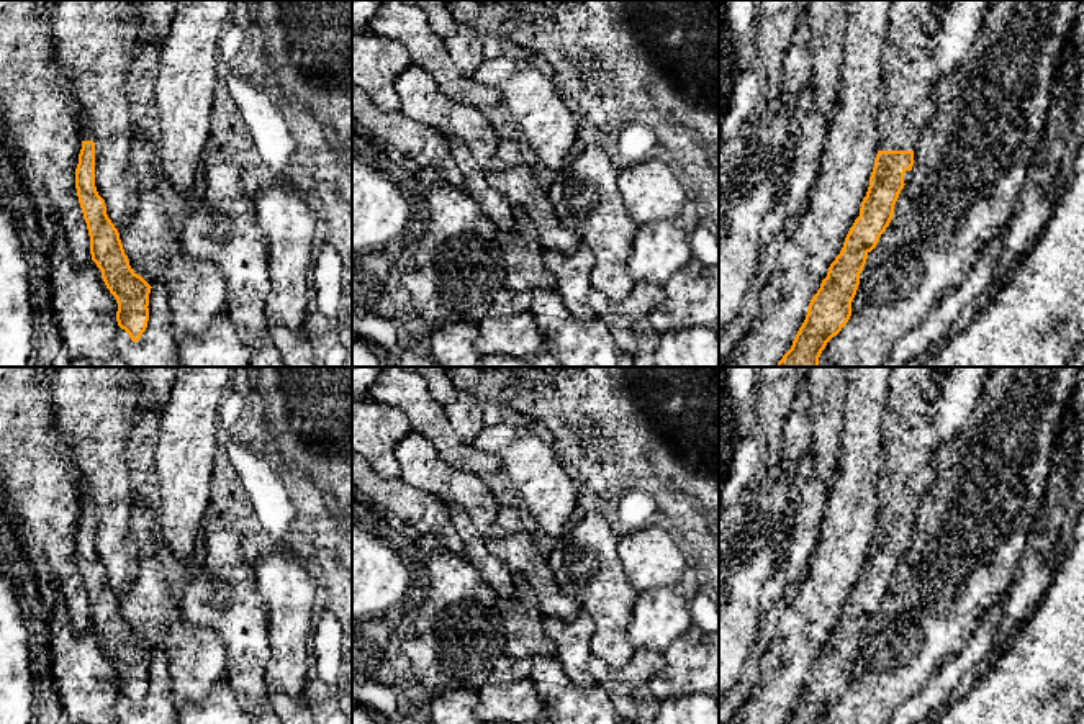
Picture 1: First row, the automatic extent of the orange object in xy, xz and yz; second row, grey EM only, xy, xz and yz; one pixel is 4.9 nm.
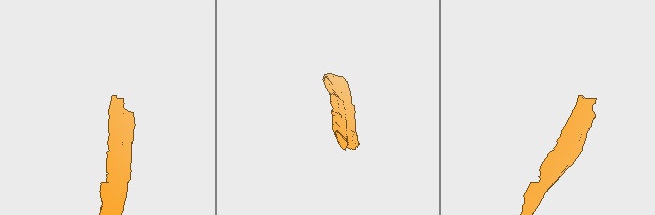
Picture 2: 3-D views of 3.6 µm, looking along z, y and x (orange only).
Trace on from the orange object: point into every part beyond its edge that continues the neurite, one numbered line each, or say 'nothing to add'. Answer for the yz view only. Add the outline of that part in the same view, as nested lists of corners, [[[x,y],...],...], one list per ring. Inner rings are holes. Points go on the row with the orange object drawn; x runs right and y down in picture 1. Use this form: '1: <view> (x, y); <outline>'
1: yz (921, 48); [[[894,0],[888,46],[884,51],[886,98],[878,111],[879,146],[878,151],[915,151],[920,131],[932,121],[935,113],[933,93],[940,77],[948,75],[971,49],[982,20],[992,0]]]

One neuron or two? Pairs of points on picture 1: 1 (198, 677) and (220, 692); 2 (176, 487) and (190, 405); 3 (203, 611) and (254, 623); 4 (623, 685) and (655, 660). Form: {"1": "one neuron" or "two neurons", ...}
{"1": "two neurons", "2": "two neurons", "3": "one neuron", "4": "one neuron"}

